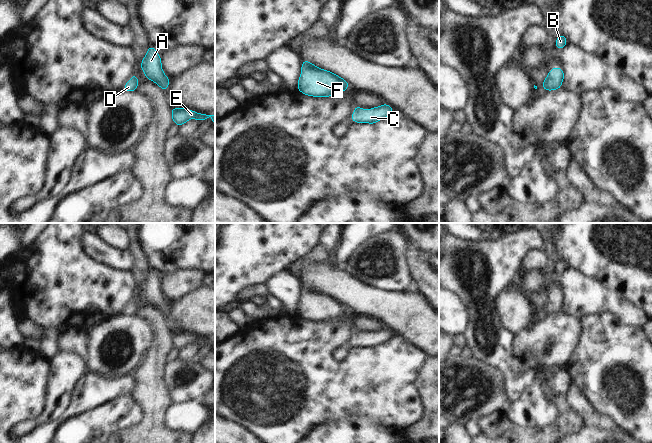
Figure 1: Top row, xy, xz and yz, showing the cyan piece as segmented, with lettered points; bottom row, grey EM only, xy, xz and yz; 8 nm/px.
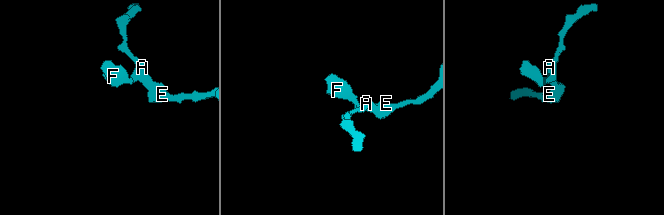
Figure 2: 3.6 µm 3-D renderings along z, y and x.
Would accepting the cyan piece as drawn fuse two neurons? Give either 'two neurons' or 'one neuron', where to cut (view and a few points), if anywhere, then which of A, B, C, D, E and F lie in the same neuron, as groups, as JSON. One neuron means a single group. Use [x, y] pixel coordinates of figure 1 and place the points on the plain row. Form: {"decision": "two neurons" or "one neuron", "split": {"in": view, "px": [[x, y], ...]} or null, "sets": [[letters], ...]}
{"decision": "one neuron", "split": null, "sets": [["A", "B", "C", "D", "E", "F"]]}

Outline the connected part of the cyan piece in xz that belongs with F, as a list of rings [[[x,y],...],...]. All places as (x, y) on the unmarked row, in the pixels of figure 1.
[[[303,284],[298,315],[309,320],[327,321],[342,317],[348,310],[348,306],[337,299]]]

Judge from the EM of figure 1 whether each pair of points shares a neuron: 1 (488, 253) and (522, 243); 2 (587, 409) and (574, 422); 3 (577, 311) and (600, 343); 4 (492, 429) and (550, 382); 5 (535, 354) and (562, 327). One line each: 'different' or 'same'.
1: same
2: different
3: different
4: different
5: same

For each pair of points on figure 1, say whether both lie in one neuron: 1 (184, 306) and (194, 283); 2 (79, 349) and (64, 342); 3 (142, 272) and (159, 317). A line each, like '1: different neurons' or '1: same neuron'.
1: different neurons
2: same neuron
3: same neuron

